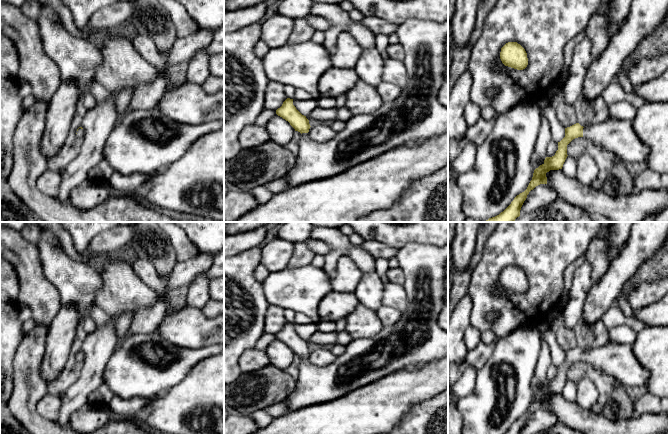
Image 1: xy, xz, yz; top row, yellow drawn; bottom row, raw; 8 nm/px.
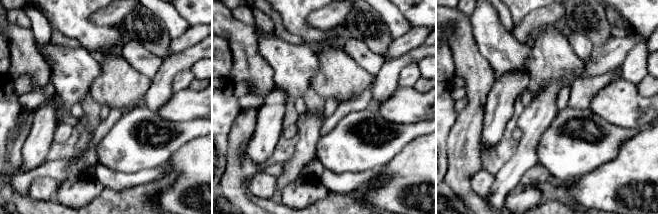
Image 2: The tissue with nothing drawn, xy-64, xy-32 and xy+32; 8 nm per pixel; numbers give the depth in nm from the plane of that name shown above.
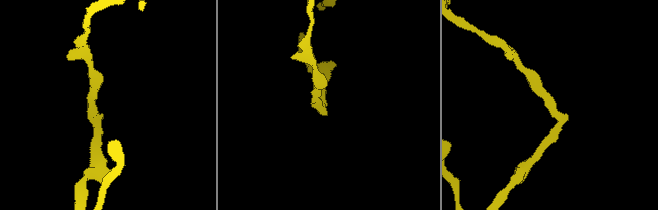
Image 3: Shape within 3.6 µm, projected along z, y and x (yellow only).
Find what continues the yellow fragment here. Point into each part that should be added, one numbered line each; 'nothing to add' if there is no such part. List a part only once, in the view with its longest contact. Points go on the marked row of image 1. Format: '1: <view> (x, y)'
1: yz (617, 136)

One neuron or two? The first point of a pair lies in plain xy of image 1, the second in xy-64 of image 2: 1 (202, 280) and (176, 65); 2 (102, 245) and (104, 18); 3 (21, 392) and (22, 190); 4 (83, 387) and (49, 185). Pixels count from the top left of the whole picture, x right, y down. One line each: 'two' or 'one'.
1: two
2: one
3: two
4: two

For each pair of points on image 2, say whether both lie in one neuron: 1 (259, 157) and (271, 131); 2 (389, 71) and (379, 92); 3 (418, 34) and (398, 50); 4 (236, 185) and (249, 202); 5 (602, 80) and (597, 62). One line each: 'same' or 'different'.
1: same
2: same
3: same
4: same
5: different

